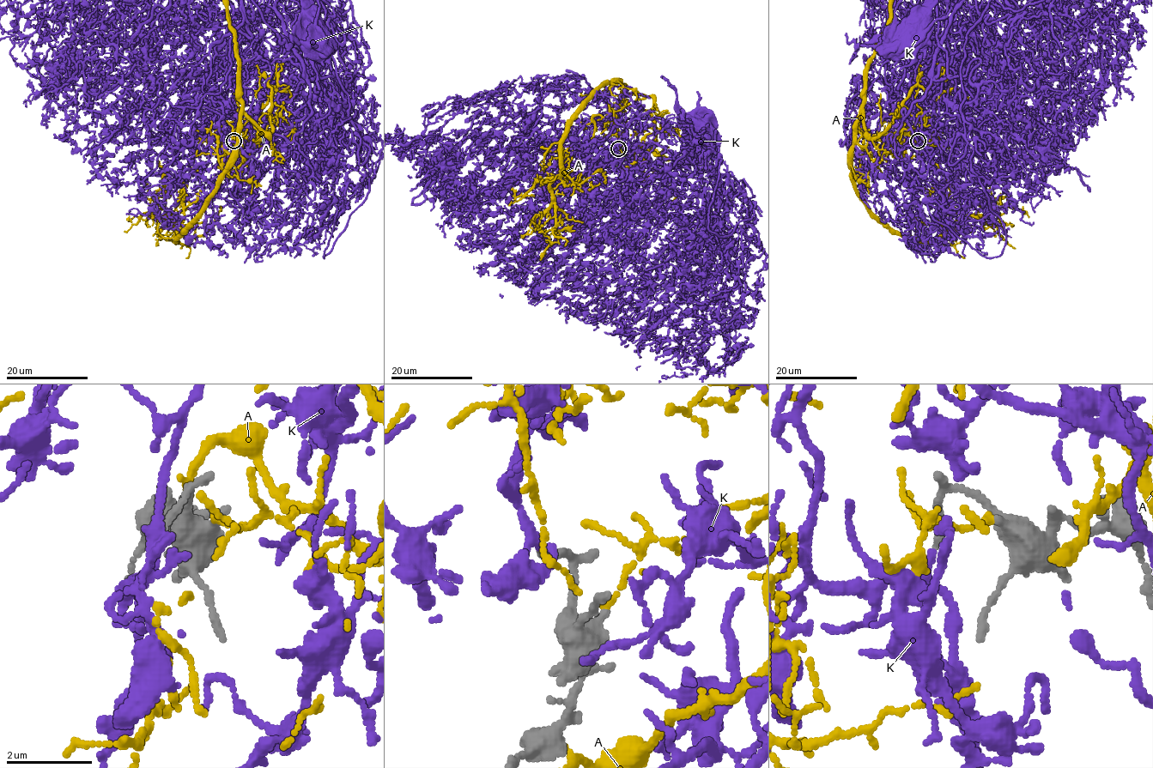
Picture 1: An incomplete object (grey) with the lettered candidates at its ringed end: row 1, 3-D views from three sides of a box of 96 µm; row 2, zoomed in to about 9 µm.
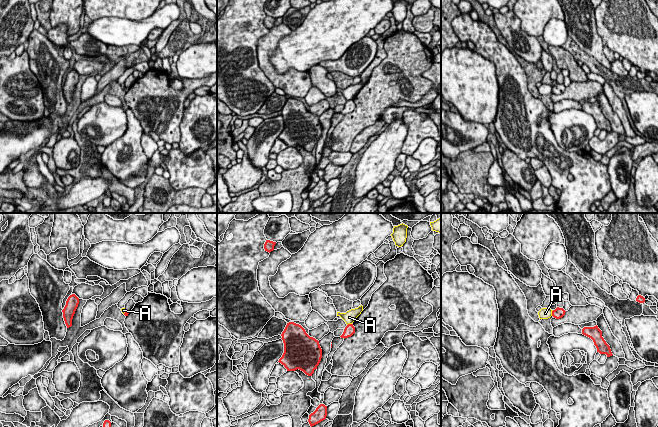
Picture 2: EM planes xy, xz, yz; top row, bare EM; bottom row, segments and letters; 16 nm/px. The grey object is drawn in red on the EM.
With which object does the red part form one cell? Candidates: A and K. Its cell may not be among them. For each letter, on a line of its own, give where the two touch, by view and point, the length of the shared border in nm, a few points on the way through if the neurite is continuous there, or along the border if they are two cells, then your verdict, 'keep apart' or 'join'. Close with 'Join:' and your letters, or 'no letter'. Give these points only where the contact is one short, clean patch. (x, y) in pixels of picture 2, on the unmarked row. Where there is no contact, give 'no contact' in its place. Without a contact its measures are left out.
A: yz (552, 89) | 100 nm | along yz (553, 86), (551, 91) | keep apart
K: no contact | join
Join: K

